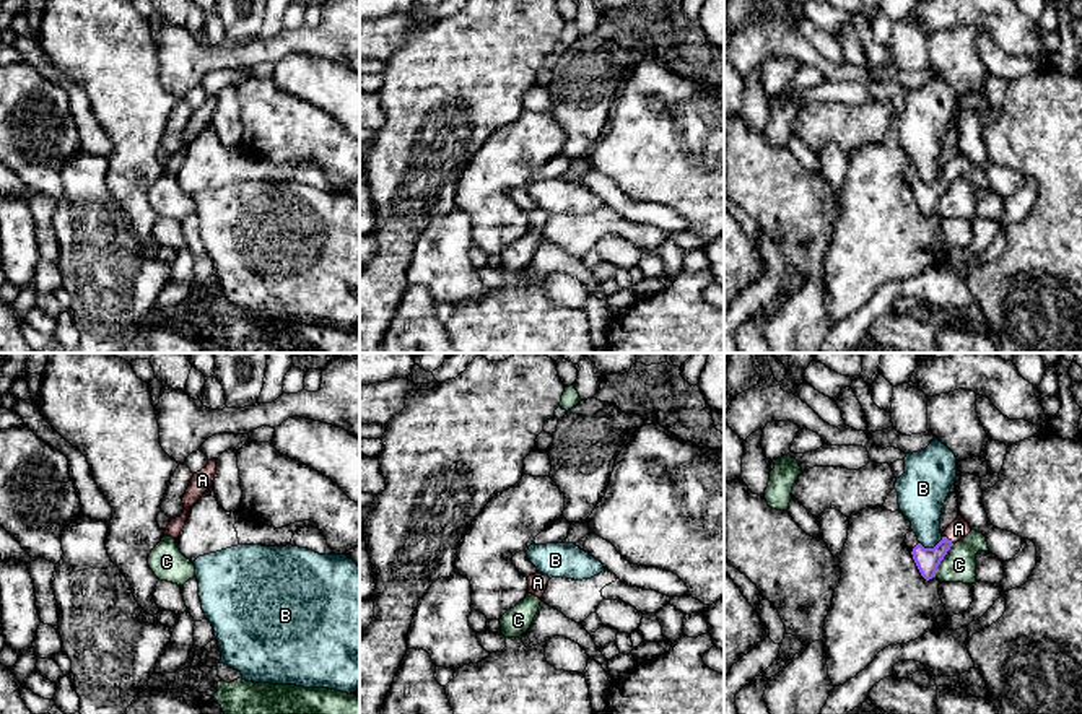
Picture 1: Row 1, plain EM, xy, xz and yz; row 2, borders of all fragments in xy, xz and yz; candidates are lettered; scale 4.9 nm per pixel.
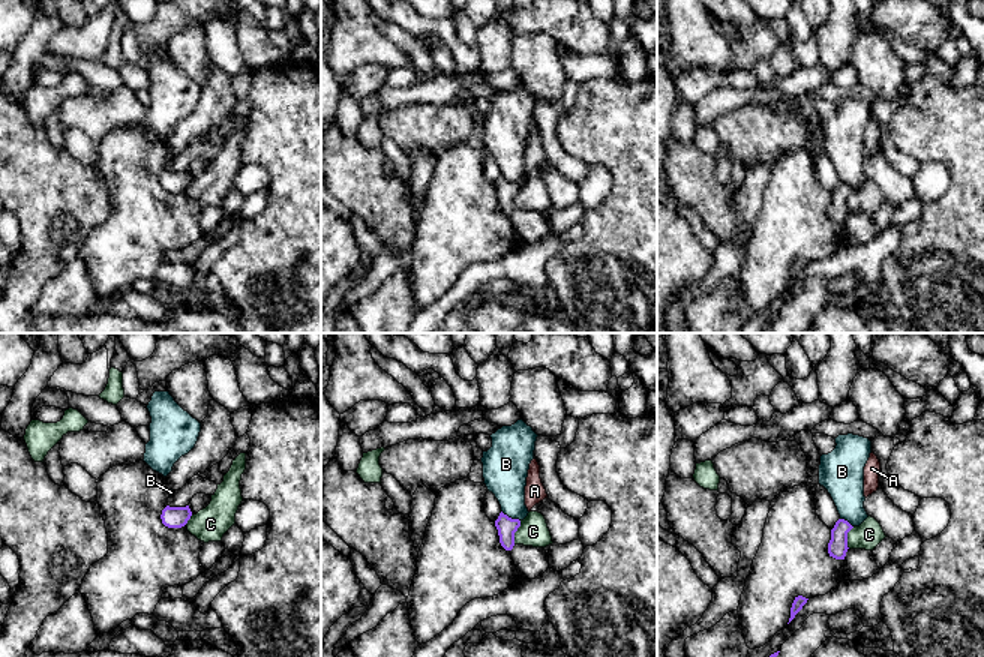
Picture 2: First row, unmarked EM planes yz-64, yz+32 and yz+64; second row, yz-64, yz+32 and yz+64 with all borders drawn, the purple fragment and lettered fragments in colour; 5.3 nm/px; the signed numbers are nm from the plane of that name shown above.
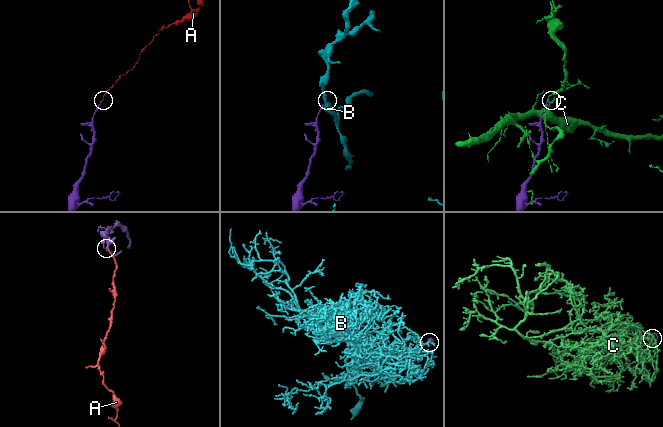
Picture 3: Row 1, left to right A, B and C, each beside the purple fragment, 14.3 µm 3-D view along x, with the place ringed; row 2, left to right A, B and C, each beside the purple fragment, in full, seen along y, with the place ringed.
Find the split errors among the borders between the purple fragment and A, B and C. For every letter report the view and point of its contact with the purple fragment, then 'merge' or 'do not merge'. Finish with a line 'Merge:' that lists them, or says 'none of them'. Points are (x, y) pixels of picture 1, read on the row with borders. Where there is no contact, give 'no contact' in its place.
A: contact yz (947, 539); merge
B: contact yz (931, 548); do not merge
C: contact yz (942, 558); do not merge
Merge: A

